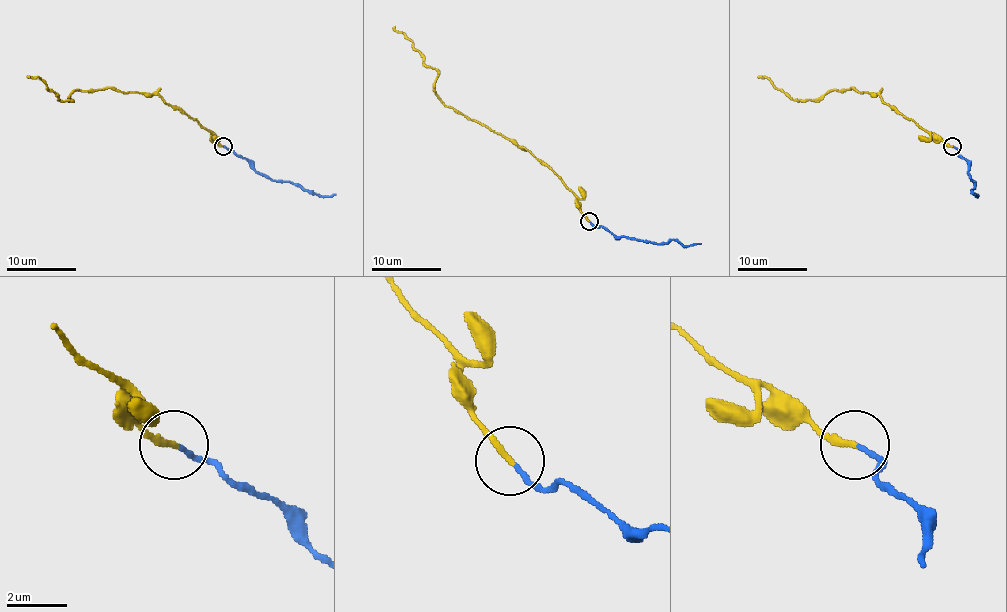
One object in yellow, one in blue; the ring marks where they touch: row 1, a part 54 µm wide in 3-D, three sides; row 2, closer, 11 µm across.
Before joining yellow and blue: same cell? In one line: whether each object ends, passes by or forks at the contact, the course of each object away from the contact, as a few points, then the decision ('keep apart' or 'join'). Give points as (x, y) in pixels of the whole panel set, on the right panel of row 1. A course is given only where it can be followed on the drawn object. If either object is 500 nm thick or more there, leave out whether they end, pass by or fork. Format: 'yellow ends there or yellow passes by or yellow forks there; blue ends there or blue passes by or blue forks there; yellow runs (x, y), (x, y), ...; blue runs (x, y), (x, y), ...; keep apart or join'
yellow ends there; blue ends there; yellow runs (953, 146), (906, 119), (878, 94), (852, 87), (831, 89), (817, 100), (798, 101), (760, 75); blue runs (953, 146), (968, 166), (968, 176), (975, 183), (972, 192), (975, 193); join

